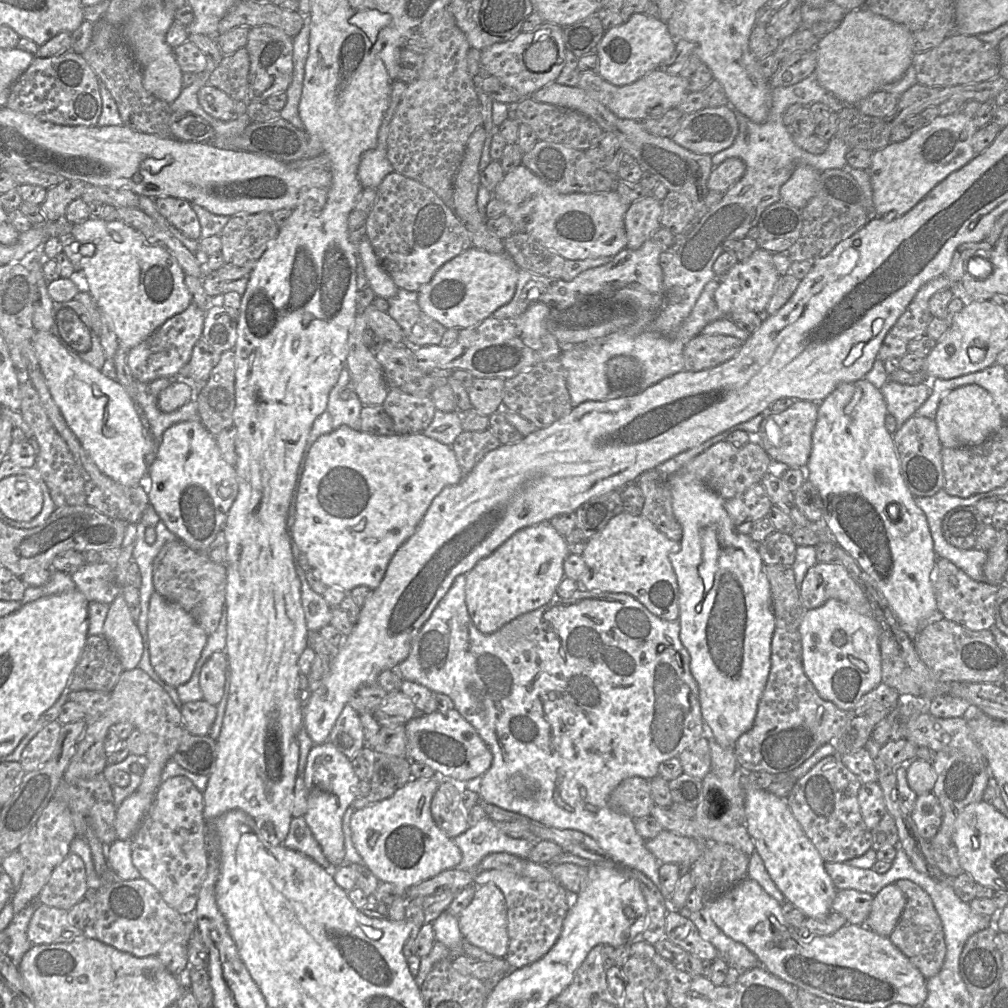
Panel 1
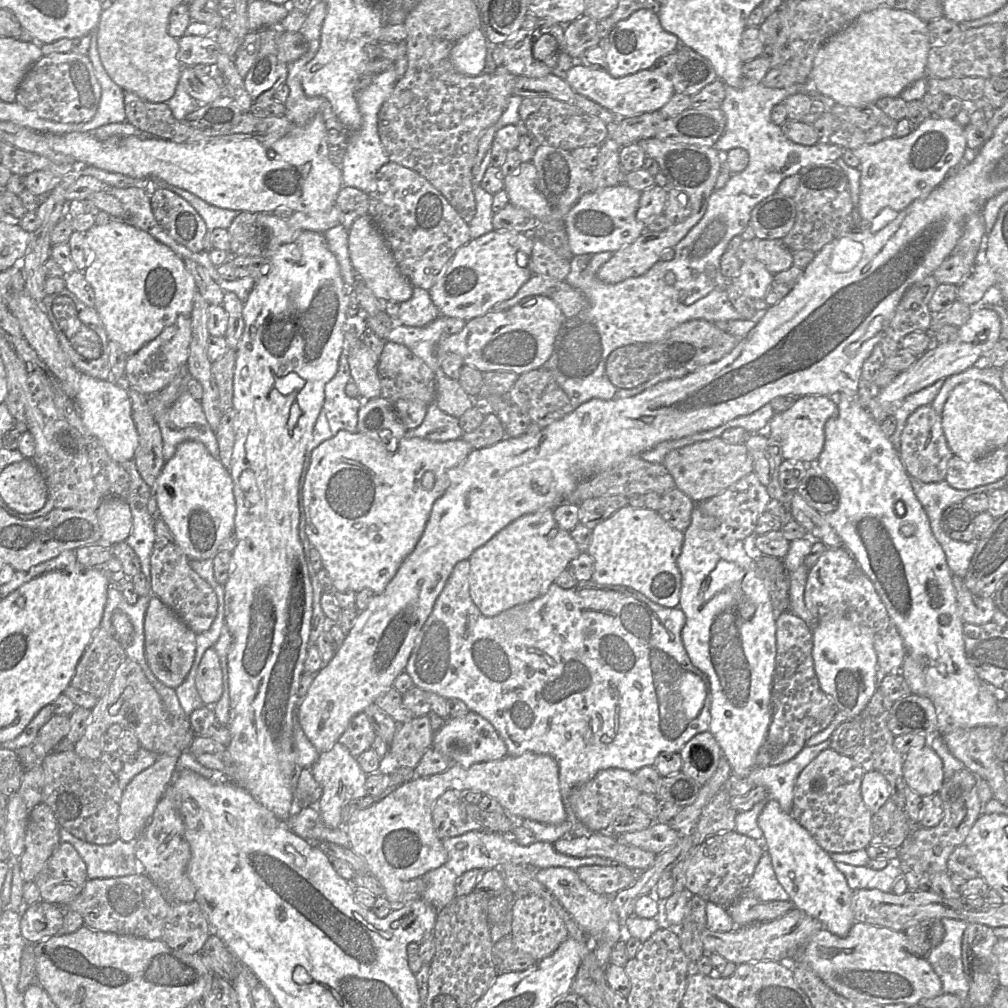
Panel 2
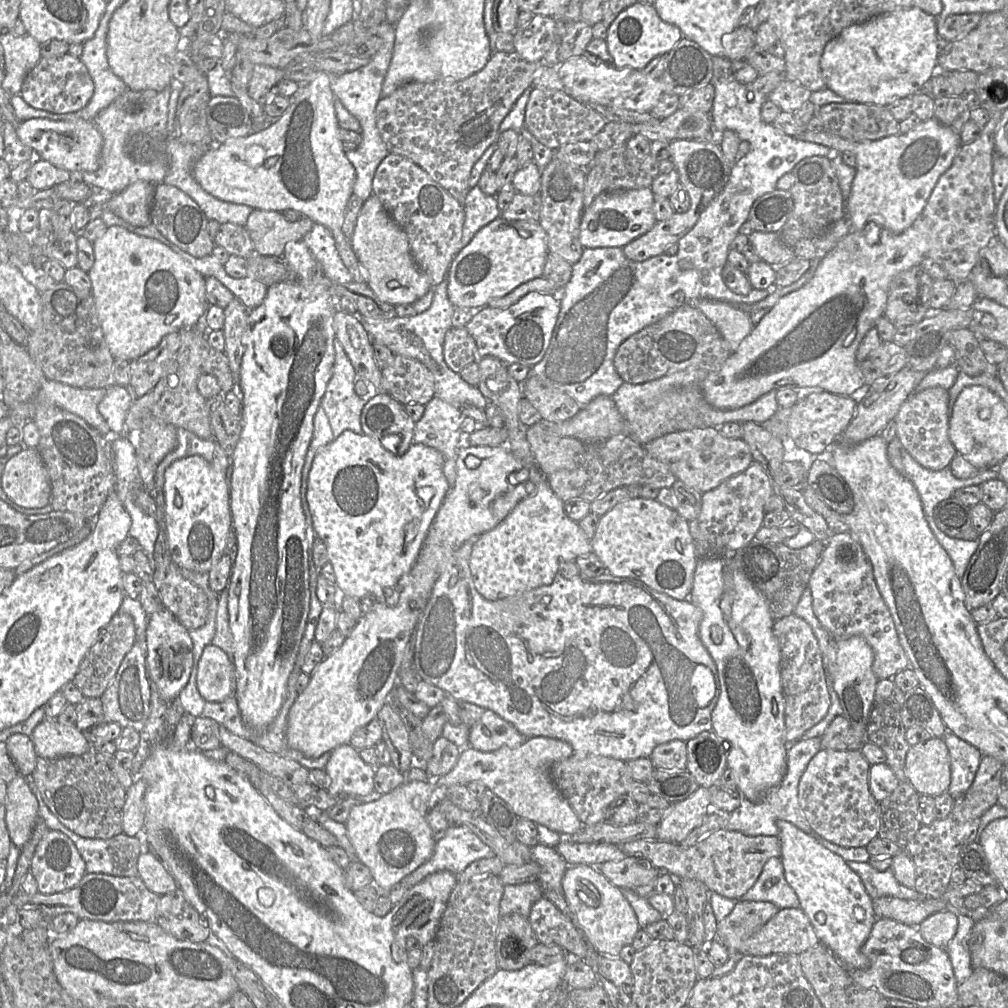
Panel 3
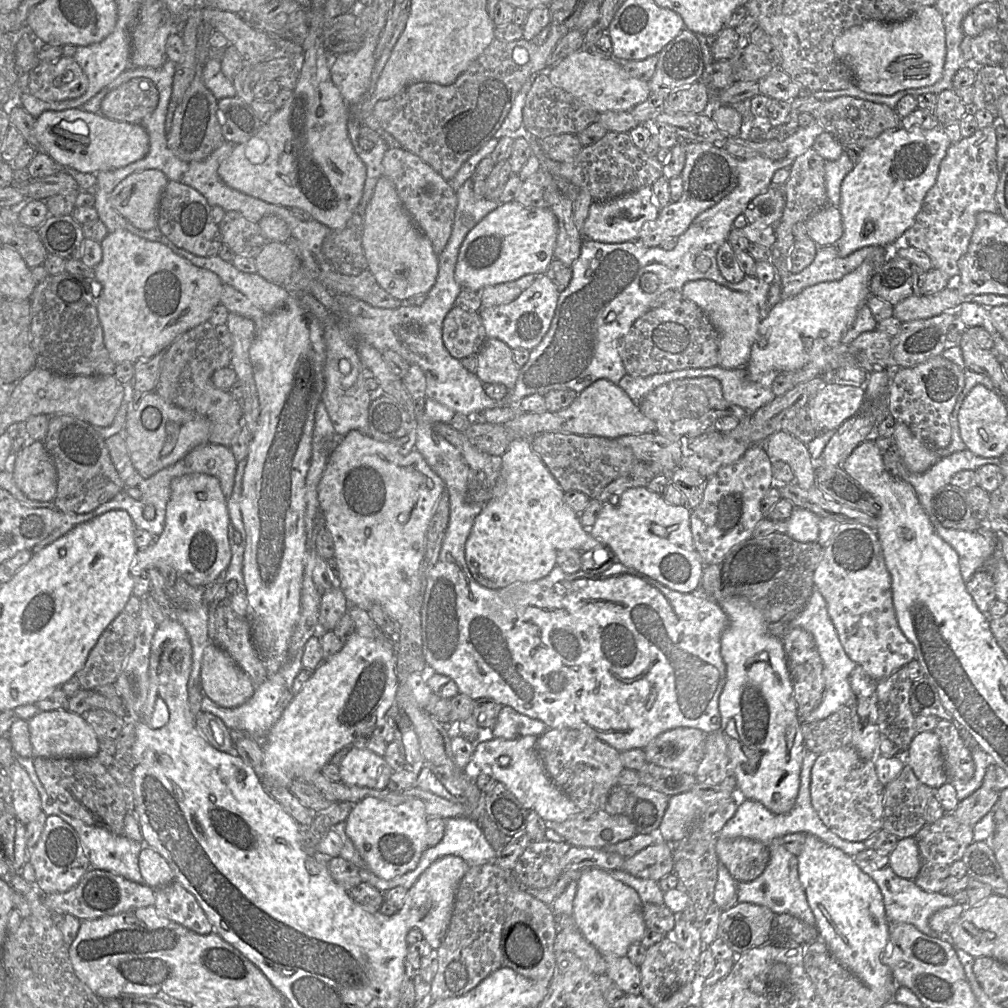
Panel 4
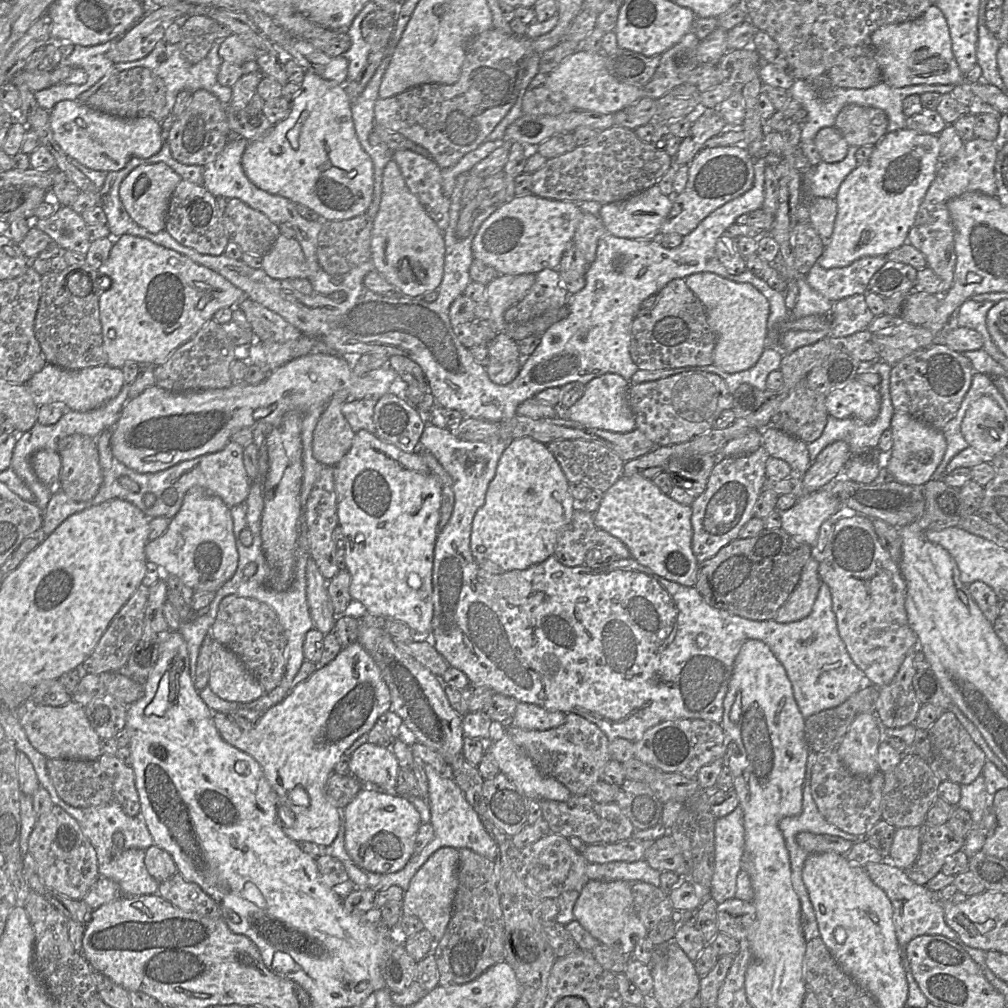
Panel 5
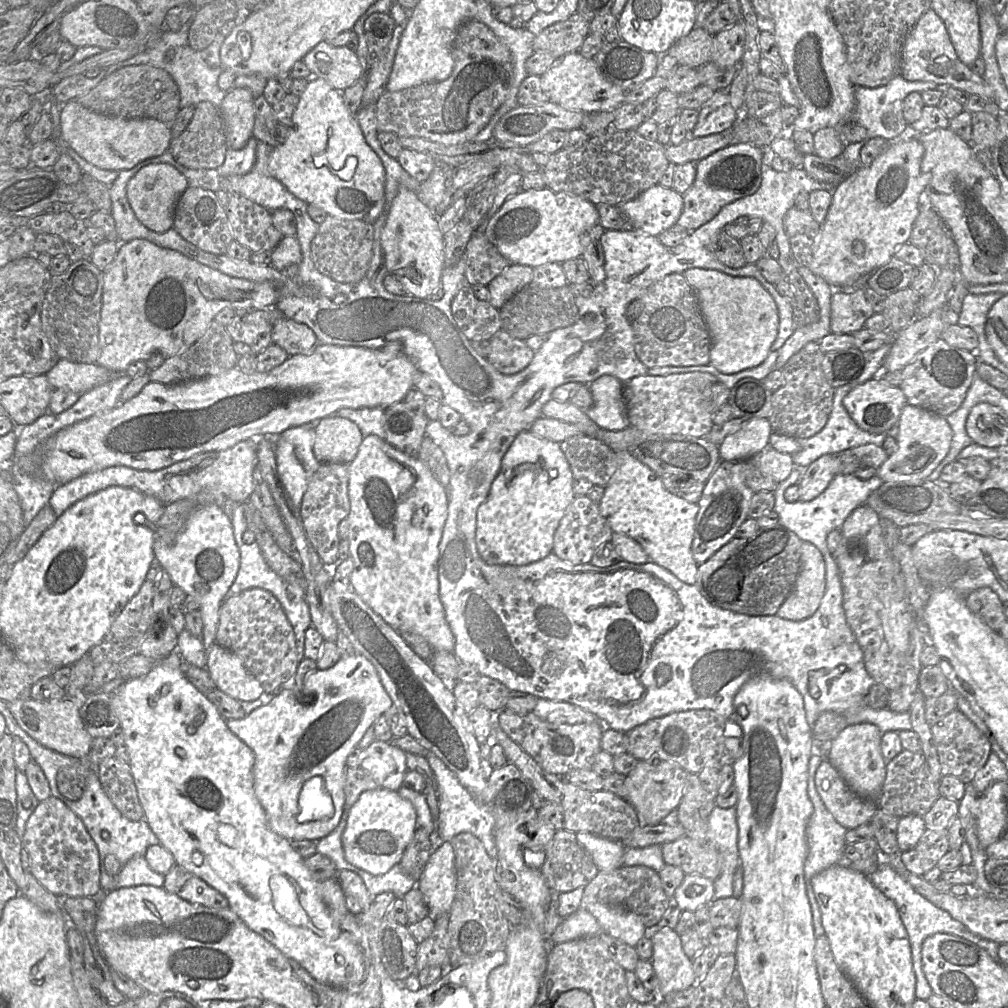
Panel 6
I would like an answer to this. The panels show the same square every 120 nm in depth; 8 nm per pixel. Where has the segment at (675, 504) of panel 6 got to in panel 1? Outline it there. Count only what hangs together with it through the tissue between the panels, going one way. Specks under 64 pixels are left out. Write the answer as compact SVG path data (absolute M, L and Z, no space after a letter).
M622 512L589 539L581 555L585 571L579 580L580 588L632 596L659 618L676 621L679 619L679 587L669 556L680 548L680 542L669 539L642 515Z

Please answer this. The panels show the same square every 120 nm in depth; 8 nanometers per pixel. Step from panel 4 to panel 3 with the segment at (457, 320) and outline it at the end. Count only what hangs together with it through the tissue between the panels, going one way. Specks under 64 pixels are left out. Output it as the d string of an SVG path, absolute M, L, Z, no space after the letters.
M451 327L444 339L444 361L456 373L477 359L477 345L466 327Z

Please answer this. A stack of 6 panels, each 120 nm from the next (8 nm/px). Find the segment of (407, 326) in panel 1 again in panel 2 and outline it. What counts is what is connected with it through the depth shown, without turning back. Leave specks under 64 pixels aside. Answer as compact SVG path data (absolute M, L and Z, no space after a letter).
M414 287L411 298L400 303L397 323L411 327L423 327L439 316L439 310L432 302L429 291Z

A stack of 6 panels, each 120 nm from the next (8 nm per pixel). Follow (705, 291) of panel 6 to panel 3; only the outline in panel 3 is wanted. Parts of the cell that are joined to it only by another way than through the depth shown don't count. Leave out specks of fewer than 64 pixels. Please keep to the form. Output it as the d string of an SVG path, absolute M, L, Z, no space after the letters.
M706 298L689 300L688 303L699 309L715 325L731 354L754 326L750 314L731 303Z

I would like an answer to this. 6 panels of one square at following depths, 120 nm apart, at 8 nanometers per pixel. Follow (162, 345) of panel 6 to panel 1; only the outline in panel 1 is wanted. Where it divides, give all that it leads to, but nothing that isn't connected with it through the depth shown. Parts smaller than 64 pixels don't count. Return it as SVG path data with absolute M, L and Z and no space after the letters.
M89 218L74 224L71 235L80 244L95 245L92 256L81 258L77 278L111 320L120 347L134 348L192 303L184 280L186 274L177 260L165 249L149 244L133 227L119 220Z

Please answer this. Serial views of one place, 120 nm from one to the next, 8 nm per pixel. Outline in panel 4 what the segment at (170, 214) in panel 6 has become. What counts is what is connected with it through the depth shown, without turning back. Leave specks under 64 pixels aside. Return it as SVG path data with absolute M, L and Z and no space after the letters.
M158 169L135 172L115 187L110 196L111 205L135 227L154 229L158 227L160 199L168 182Z

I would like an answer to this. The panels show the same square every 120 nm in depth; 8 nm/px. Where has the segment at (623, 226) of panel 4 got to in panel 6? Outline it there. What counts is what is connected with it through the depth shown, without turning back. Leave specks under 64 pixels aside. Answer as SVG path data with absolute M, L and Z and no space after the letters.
M658 183L645 190L634 199L623 204L616 204L616 206L619 206L619 208L628 215L634 230L652 236L658 236L677 223L683 210L683 195L676 192L673 188L666 188Z

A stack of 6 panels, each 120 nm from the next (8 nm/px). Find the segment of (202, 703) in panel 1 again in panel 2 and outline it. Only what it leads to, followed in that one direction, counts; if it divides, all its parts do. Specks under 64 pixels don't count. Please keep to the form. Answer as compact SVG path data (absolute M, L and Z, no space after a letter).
M207 705L194 710L188 720L196 734L195 736L203 736L211 738L225 747L228 746L231 740L231 735L228 727L220 724L217 720L213 708Z

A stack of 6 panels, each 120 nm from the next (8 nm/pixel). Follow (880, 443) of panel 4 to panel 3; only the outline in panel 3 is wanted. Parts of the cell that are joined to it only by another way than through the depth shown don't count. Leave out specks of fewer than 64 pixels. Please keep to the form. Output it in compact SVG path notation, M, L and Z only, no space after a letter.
M903 446L900 451L903 463L903 474L901 475L915 486L928 525L930 528L935 527L937 531L939 528L934 519L934 508L939 502L951 497L958 489L981 485L987 480L999 478L998 464L992 466L994 469L979 469L977 474L971 478L958 479L952 474L950 467L938 471L929 470L917 463Z

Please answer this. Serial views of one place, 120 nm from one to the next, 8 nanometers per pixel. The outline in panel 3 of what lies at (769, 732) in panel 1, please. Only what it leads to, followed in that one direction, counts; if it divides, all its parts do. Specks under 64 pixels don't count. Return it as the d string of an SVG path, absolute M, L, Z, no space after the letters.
M795 613L773 622L779 654L783 696L785 701L785 741L788 745L800 740L805 732L818 724L830 707L829 678L818 641L811 626Z

